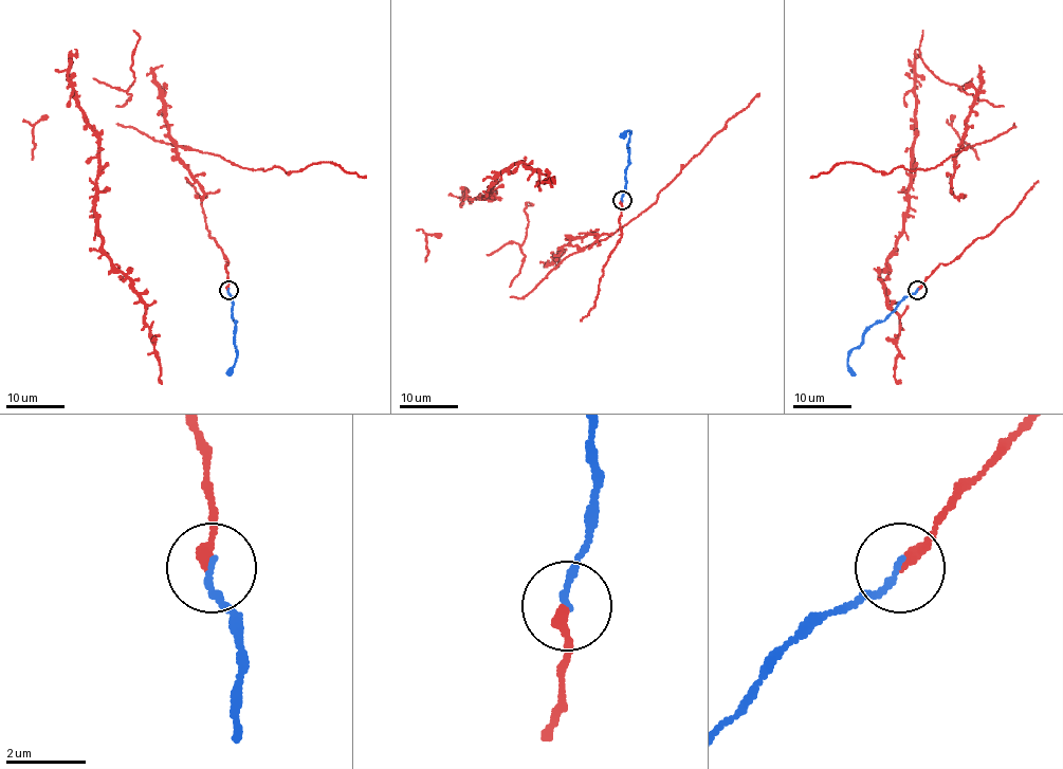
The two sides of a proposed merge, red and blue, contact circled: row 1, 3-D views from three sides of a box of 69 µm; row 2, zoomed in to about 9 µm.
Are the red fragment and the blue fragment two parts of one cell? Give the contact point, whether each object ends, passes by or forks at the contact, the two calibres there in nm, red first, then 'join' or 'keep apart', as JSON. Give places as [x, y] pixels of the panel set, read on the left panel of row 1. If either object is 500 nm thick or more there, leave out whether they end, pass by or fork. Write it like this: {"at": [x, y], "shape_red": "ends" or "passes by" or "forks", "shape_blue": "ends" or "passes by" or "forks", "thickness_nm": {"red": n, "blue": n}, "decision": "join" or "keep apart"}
{"at": [228, 290], "shape_red": "ends", "shape_blue": "ends", "thickness_nm": {"red": 280, "blue": 150}, "decision": "join"}

